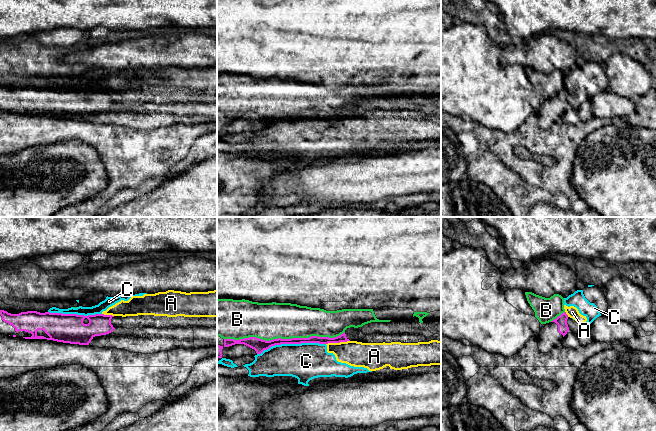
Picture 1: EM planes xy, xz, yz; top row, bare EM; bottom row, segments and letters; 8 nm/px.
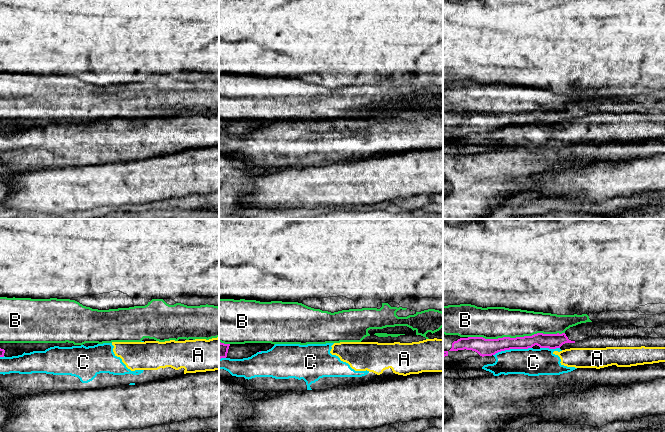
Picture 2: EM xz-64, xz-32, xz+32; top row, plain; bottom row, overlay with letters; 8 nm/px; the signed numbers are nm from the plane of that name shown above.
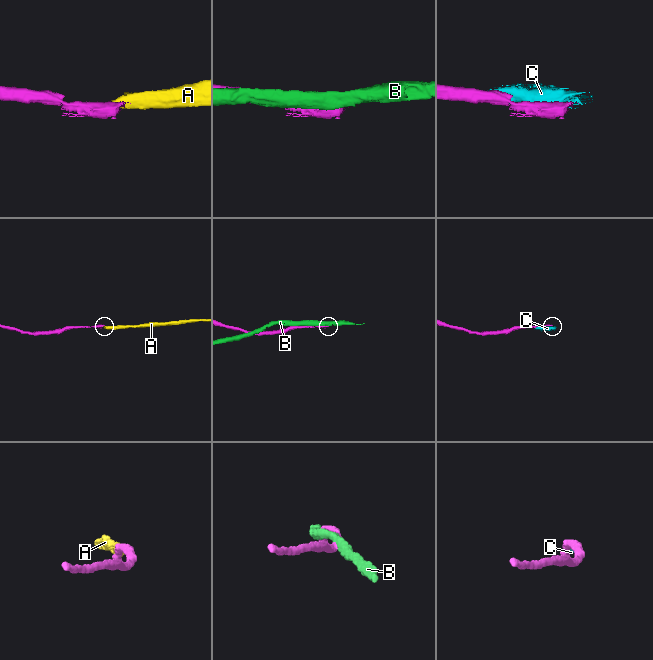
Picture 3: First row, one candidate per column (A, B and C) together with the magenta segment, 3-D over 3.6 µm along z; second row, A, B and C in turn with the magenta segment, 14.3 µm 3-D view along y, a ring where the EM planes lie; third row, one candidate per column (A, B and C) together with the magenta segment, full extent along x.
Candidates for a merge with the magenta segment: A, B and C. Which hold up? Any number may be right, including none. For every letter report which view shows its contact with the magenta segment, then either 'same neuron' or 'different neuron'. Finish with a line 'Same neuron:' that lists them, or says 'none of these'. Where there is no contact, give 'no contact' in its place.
A: meets magenta in xz; different neuron
B: meets magenta in xz; different neuron
C: meets magenta in xz; different neuron
Same neuron: none of these

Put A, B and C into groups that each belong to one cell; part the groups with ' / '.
A C / B

